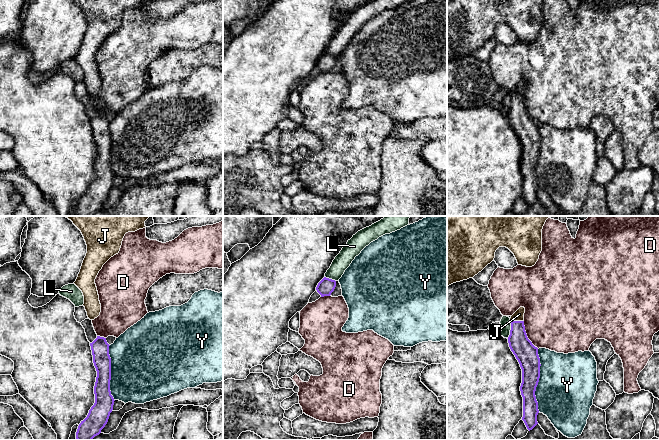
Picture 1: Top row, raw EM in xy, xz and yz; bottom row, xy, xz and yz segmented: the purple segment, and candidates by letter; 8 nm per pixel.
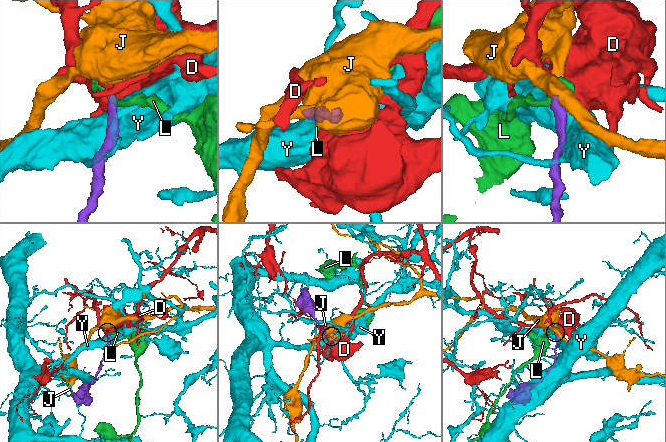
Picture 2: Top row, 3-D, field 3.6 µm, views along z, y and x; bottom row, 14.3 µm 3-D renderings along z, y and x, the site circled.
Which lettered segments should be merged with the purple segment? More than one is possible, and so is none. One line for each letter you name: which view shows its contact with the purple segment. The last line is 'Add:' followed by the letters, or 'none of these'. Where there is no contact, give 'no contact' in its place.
J: yz
Add: J

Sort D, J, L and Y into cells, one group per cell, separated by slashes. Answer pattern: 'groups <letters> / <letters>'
groups D / J / L / Y

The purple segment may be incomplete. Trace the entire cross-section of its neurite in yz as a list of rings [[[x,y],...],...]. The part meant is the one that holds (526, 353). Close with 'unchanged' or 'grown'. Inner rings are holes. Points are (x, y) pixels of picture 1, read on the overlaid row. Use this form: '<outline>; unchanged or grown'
[[[520,307],[510,318],[511,330],[508,343],[522,369],[520,386],[523,397],[523,417],[527,429],[532,430],[537,424],[538,402],[535,391],[540,378],[540,358],[538,348],[528,339],[524,326],[525,308]]]; grown

